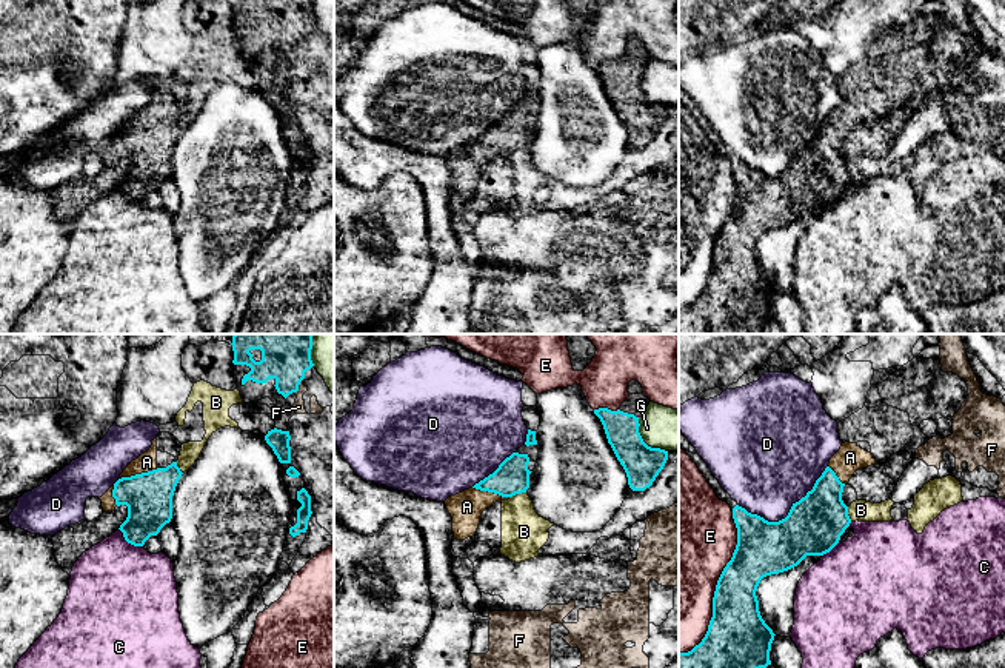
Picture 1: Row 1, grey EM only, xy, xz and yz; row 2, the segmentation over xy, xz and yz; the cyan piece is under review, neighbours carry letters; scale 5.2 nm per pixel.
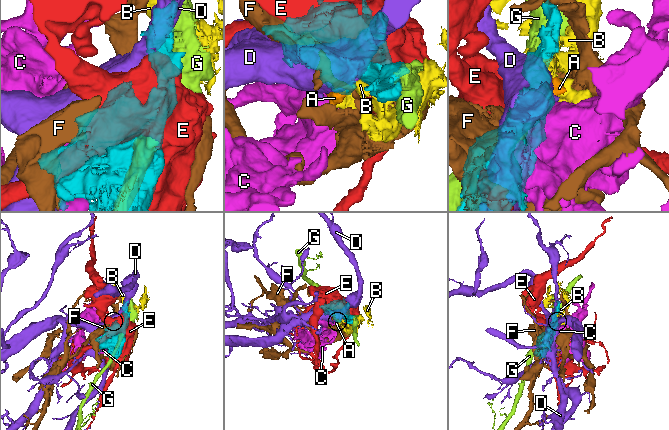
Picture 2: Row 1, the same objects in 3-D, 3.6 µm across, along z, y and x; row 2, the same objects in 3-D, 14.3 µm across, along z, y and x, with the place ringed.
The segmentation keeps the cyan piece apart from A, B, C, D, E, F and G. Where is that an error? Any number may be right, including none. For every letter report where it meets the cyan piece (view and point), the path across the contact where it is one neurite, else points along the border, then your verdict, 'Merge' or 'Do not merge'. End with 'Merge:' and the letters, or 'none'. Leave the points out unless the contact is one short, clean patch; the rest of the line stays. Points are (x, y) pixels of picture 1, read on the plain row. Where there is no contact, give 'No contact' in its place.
A: Touches cyan at xy (137, 130). Path across: xy (148, 151), (137, 130), (146, 117). Merge
B: Touches cyan at xz (517, 148). Do not merge
C: Touches cyan at xy (128, 197). Do not merge
D: Touches cyan at yz (788, 170). Do not merge
E: Touches cyan at yz (716, 242). Do not merge
F: Touches cyan at xy (297, 42). Do not merge
G: Touches cyan at xz (642, 96). Do not merge
Merge: A

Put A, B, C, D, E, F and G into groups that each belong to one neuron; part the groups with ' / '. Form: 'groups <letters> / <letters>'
groups A / B C / D / E / F / G

